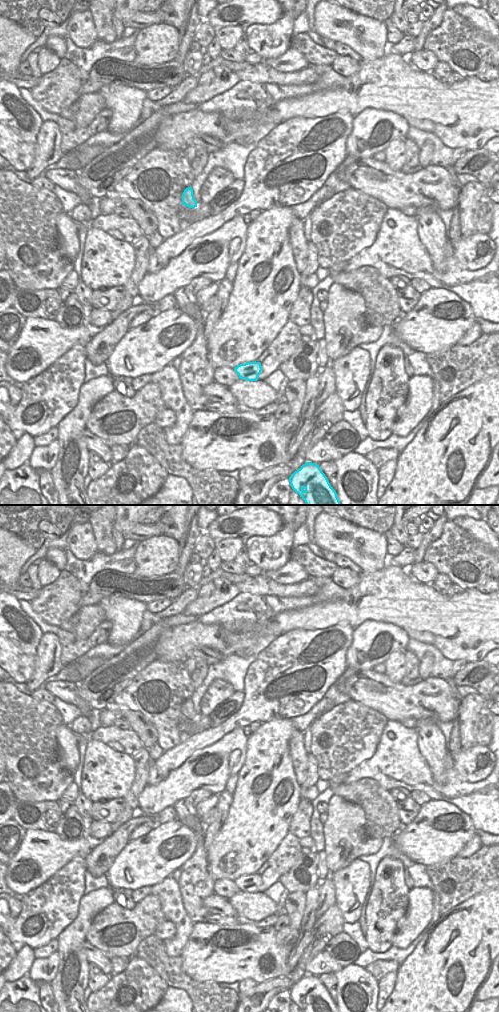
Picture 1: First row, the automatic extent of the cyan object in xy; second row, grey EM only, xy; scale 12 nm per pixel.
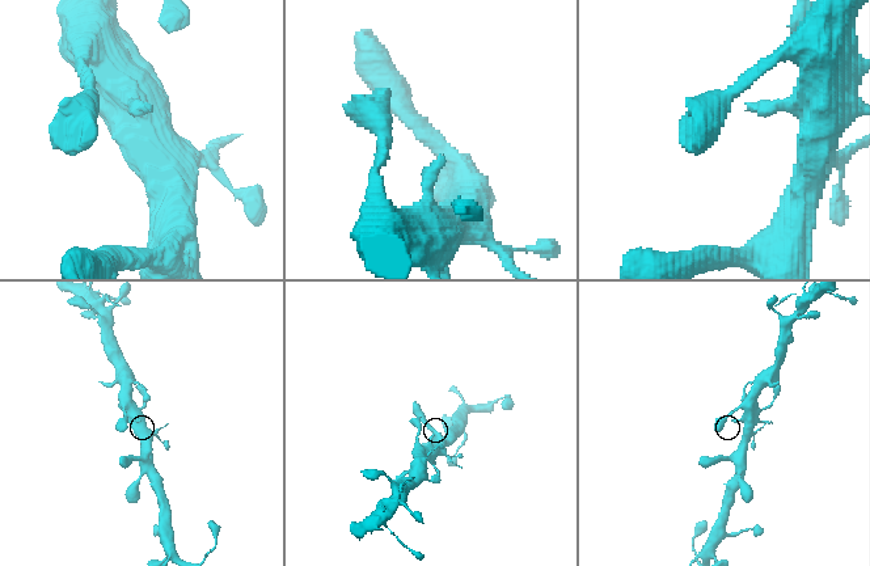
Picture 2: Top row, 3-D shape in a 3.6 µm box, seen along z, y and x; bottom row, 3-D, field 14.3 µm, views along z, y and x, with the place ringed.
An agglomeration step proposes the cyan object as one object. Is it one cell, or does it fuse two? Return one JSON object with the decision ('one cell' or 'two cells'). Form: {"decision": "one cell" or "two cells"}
{"decision": "one cell"}

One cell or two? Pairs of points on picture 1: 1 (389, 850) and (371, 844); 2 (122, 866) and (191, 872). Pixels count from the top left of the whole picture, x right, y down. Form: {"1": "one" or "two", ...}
{"1": "two", "2": "two"}

